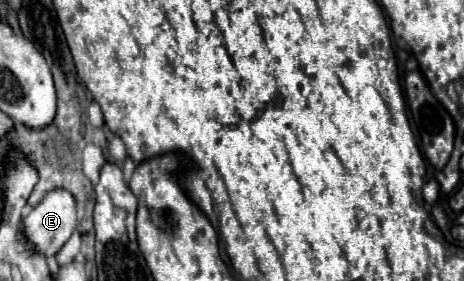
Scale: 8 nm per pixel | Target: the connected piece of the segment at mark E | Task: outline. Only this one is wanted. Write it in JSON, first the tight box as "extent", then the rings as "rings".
{"extent":[22,189,78,257],"rings":[[[66,189],[46,193],[46,197],[24,215],[22,227],[38,253],[46,257],[56,255],[78,227],[74,195]]]}

